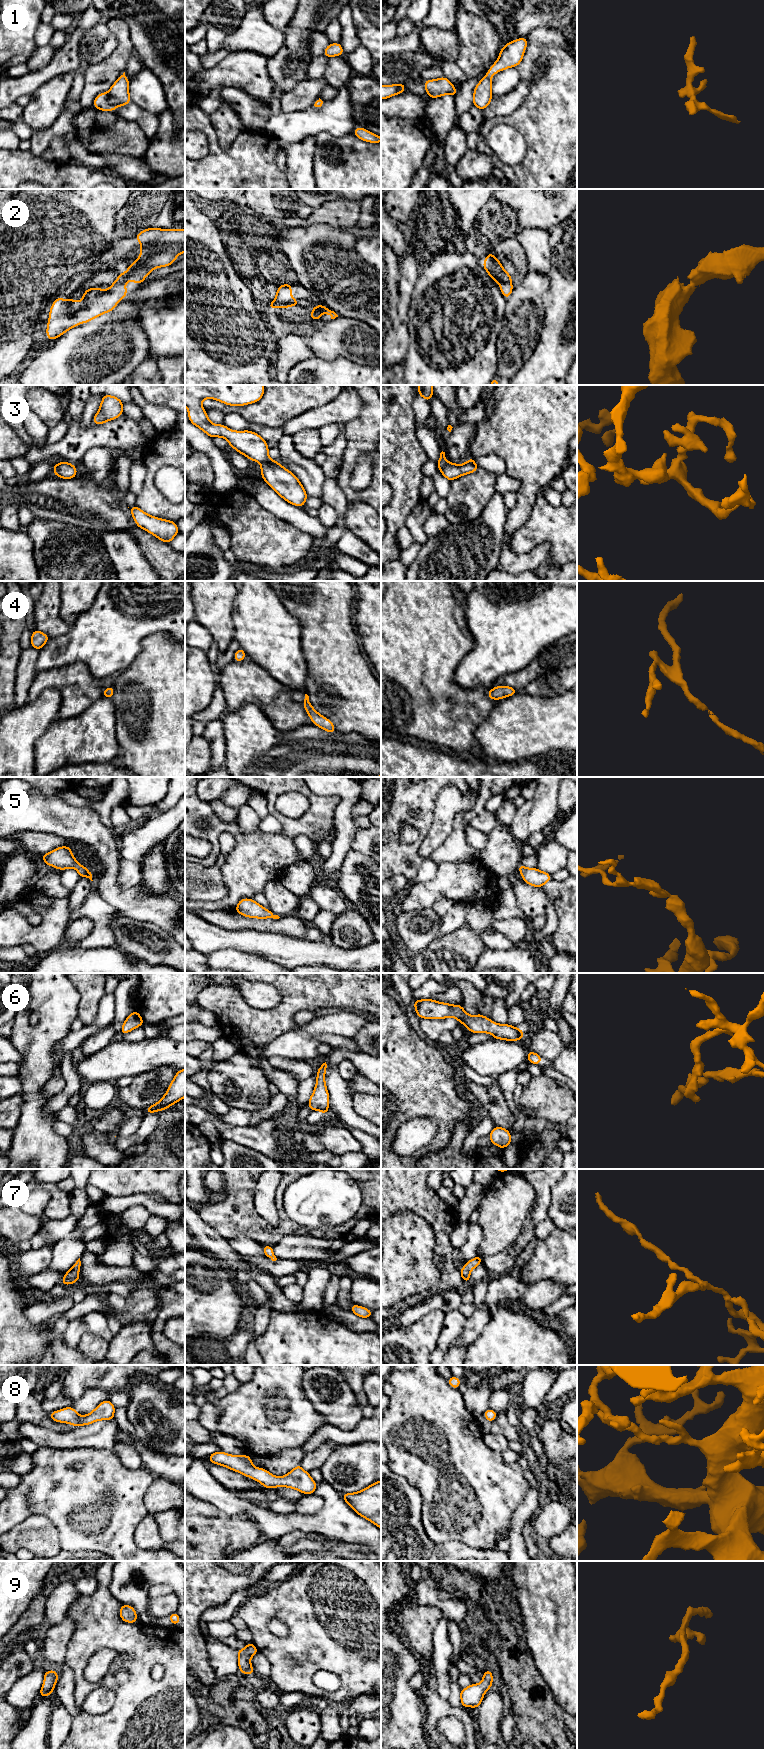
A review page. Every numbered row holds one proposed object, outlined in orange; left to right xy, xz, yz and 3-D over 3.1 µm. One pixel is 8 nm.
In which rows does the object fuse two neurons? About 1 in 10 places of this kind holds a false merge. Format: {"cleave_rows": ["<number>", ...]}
{"cleave_rows": []}

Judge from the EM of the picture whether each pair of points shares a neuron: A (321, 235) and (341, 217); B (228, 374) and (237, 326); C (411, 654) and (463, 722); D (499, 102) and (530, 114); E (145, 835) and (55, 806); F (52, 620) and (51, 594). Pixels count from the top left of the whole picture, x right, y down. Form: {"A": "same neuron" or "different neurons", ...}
{"A": "different neurons", "B": "same neuron", "C": "same neuron", "D": "different neurons", "E": "different neurons", "F": "same neuron"}

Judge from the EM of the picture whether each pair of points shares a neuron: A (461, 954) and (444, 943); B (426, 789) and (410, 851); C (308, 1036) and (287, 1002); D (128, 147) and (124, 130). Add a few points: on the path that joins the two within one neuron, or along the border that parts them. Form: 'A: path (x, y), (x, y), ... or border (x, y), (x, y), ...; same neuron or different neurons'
A: path (457, 954), (448, 947); same neuron
B: path (425, 804), (422, 836); same neuron
C: border (299, 1027), (285, 1031), (277, 1036); different neurons
D: path (129, 143), (128, 134); same neuron

